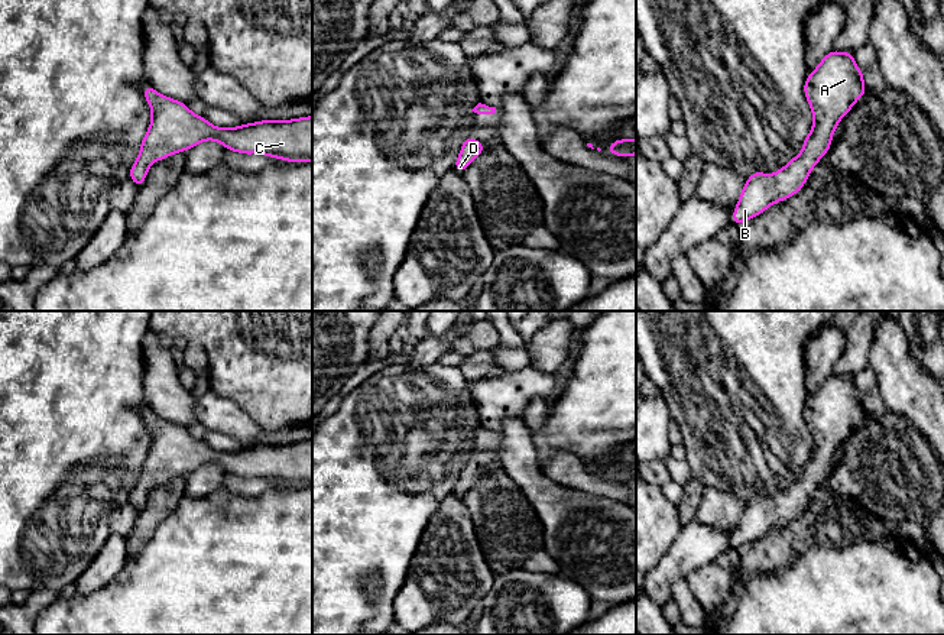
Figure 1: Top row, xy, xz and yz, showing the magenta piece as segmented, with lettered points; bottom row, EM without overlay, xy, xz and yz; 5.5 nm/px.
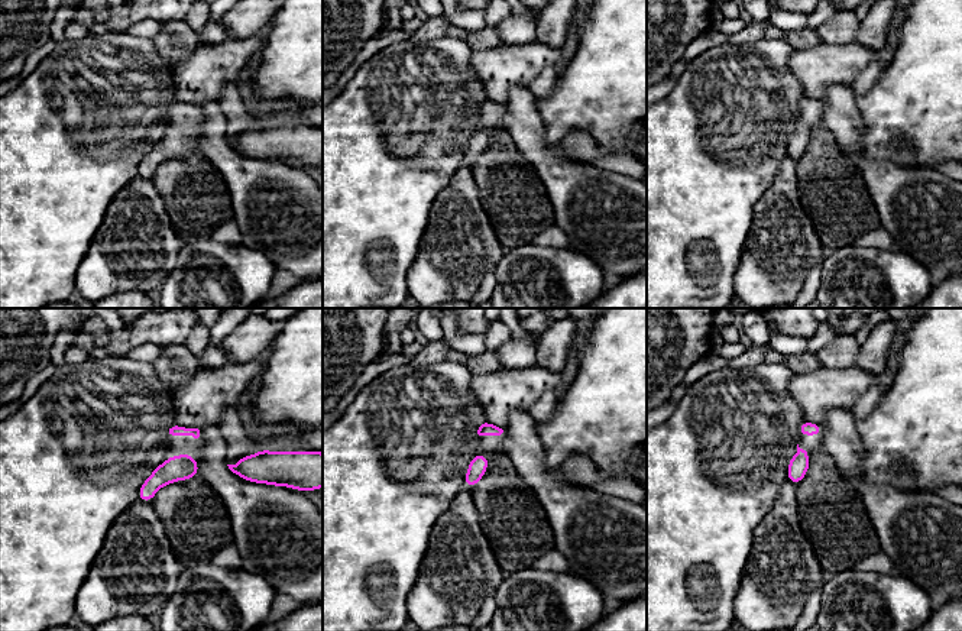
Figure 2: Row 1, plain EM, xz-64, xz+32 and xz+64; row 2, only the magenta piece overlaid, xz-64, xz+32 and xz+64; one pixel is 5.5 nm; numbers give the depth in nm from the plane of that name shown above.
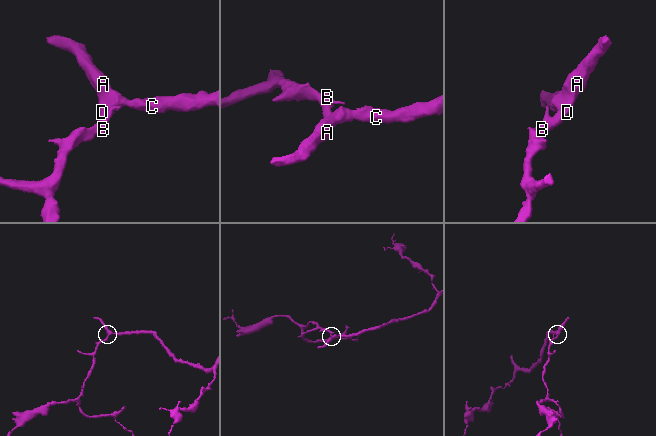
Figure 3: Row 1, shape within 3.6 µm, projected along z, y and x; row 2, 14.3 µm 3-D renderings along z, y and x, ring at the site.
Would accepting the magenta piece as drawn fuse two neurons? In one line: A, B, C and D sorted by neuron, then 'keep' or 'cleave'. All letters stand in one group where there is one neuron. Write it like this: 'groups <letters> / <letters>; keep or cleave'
groups A B C D; keep

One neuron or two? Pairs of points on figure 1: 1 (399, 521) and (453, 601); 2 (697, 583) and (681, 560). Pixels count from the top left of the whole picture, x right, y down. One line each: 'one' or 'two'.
1: two
2: two

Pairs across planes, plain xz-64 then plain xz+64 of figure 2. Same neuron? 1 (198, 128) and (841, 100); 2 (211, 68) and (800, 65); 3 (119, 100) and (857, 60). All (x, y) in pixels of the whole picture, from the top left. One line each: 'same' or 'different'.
1: same
2: same
3: different

